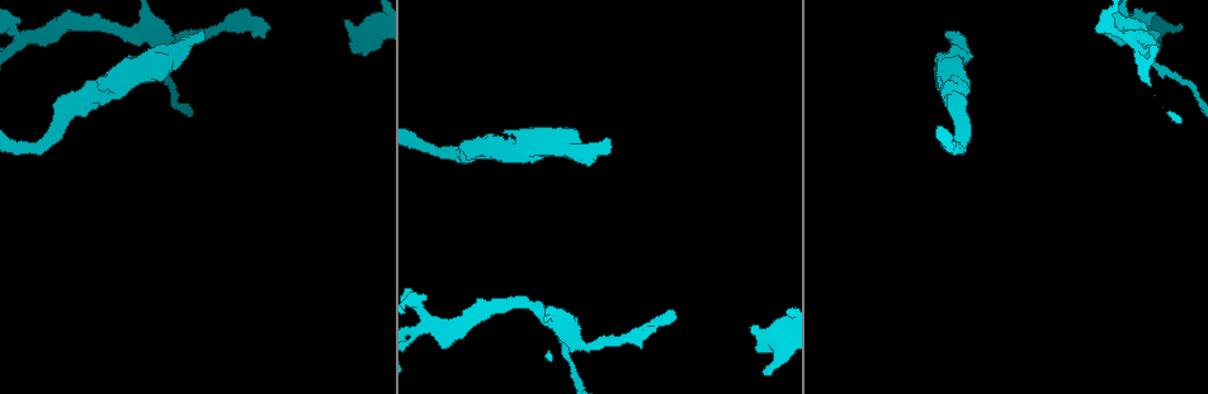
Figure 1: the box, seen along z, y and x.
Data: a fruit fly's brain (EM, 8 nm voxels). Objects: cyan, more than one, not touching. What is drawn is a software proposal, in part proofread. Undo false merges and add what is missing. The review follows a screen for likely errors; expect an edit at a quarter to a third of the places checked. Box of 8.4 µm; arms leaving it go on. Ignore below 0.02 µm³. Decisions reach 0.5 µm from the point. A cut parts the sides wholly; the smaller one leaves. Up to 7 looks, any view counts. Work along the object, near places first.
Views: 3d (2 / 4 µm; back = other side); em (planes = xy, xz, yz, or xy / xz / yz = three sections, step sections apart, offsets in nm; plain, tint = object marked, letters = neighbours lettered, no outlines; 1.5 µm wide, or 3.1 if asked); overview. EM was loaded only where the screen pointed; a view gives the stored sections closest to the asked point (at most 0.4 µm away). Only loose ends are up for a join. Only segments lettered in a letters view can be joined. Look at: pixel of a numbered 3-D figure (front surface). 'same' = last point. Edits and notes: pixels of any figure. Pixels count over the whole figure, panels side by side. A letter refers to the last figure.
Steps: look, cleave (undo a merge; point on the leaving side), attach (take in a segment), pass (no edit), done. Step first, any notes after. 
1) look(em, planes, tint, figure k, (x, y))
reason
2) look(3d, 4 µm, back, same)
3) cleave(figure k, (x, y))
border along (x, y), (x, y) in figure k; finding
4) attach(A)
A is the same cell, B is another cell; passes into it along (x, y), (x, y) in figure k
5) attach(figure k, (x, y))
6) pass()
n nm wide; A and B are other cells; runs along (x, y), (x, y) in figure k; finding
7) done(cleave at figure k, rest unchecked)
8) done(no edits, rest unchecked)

look(3d, 4 µm, figure 1, (1179, 25))
branch stops here

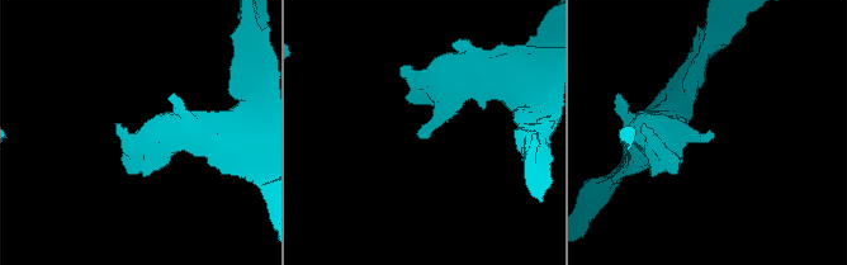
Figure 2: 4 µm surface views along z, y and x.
look(em, xy, step 4, tint, figure 2, (418, 132))
need the tissue

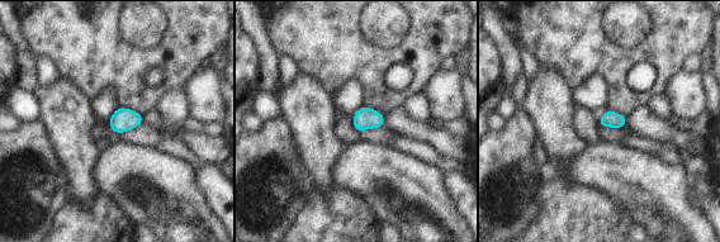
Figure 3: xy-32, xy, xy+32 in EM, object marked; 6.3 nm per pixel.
look(em, planes, letters, same)

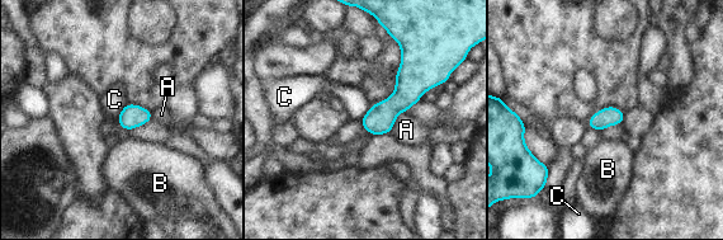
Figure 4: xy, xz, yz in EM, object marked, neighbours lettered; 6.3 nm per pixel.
pass()
120 nm wide; A, B and C are other cells; border along (127, 103), (119, 113), (118, 126) in figure 4; none of them fits

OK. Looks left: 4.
look(em, xz, step 4, tint, figure 1, (264, 36))
free end

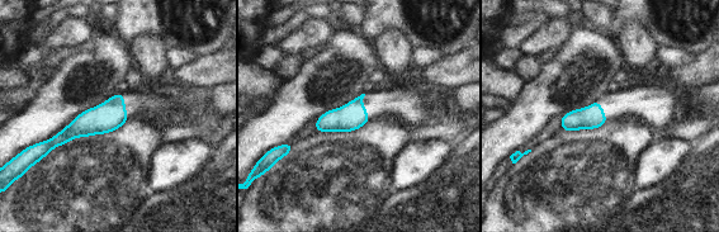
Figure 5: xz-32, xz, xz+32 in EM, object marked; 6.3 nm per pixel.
look(em, planes, letters, same)
another direction

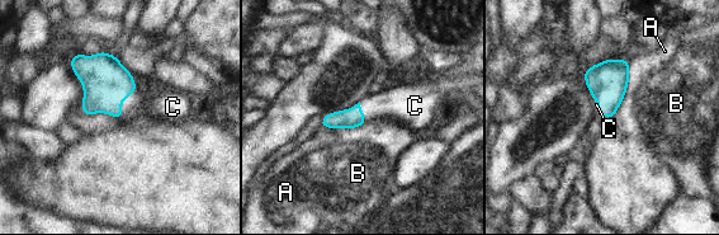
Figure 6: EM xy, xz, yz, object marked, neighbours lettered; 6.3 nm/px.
attach(C)
C is the same cell, A and B are other cells; it goes on there

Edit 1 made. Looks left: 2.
done(attach at figure 6, rest unchecked)

